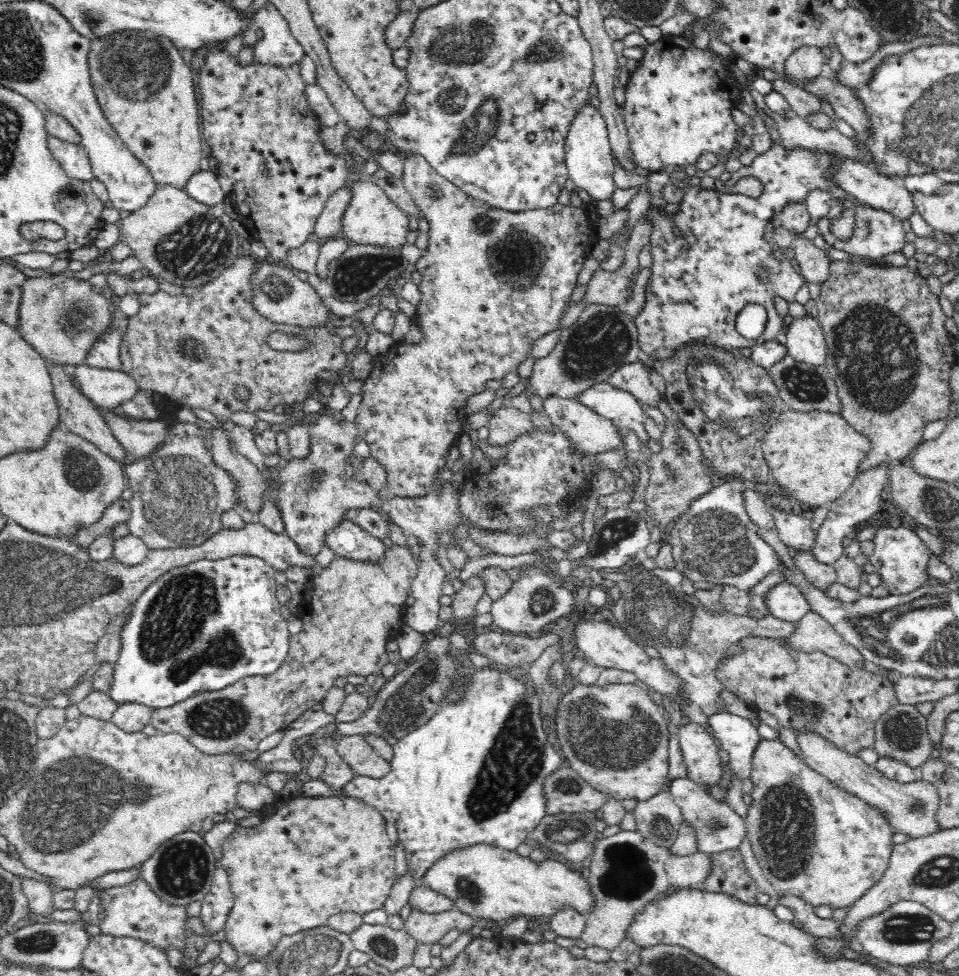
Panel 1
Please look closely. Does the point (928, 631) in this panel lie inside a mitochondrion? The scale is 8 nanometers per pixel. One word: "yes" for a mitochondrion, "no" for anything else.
yes

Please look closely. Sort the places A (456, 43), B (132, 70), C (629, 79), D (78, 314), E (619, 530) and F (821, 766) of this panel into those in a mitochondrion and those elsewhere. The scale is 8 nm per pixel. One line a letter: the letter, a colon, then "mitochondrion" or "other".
A: mitochondrion
B: mitochondrion
C: other
D: mitochondrion
E: mitochondrion
F: other

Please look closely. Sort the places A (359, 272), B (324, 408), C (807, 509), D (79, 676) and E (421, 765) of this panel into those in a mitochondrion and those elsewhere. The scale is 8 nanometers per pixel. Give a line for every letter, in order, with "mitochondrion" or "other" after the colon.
A: mitochondrion
B: other
C: other
D: other
E: other

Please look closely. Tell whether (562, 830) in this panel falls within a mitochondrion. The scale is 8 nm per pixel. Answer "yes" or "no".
yes

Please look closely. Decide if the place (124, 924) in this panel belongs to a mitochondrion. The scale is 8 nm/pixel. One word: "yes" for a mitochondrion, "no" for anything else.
no

